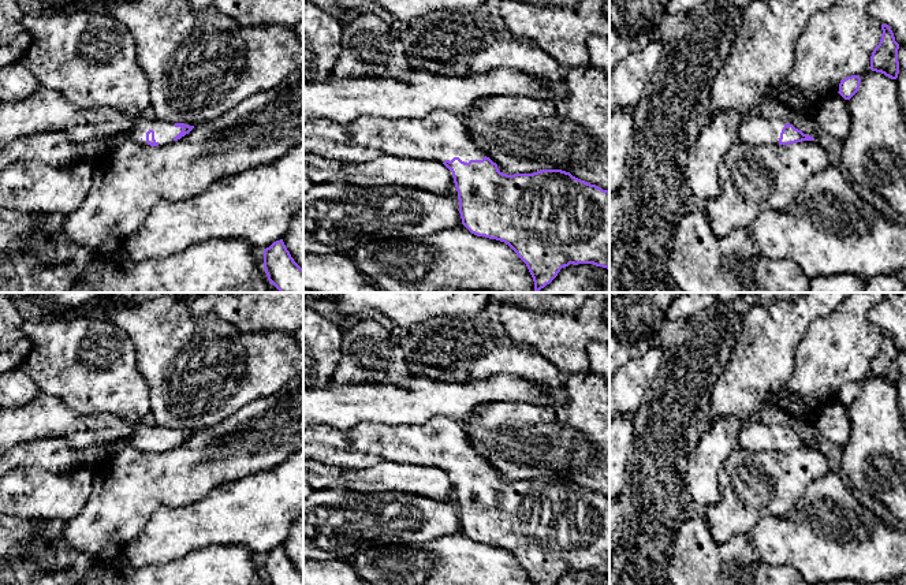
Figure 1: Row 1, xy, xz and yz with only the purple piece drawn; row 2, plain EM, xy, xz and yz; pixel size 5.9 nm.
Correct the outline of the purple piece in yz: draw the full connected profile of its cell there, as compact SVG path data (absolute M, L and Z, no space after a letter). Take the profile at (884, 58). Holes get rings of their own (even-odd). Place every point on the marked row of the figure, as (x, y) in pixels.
M881 25L881 30L881 40L870 56L870 70L881 72L891 79L896 79L899 74L899 44L895 41L894 33L888 25Z

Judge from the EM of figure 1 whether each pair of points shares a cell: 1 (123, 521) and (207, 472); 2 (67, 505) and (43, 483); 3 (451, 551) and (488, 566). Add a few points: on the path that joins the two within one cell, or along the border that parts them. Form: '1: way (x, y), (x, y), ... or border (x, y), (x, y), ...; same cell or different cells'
1: way (144, 500), (167, 477), (178, 477), (186, 473); same cell
2: way (62, 499), (48, 488); same cell
3: way (461, 561), (465, 565), (478, 565); same cell

